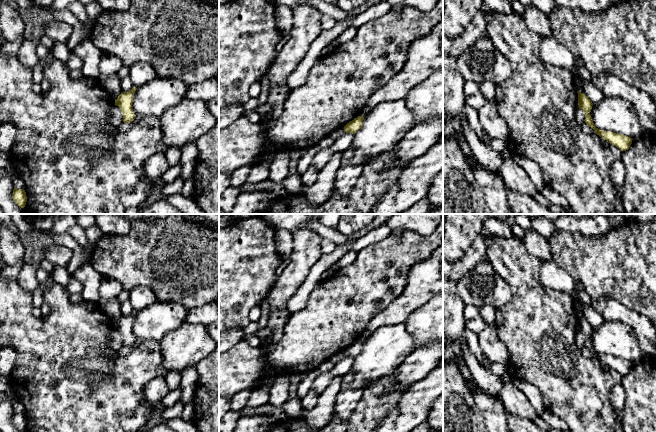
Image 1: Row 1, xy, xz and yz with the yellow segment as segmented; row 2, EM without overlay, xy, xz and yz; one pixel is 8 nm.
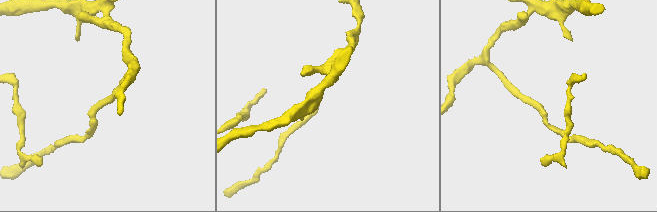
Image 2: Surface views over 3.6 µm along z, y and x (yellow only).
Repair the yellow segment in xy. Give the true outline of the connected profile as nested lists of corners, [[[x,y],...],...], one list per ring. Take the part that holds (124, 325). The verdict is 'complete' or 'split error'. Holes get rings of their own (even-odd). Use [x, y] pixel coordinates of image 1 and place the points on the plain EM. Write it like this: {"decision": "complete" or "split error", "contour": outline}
{"decision": "complete", "contour": [[[133,311],[128,316],[122,316],[115,324],[115,329],[118,330],[122,336],[124,347],[130,347],[135,343],[135,338],[133,337],[132,332],[132,326],[133,319],[136,314],[137,312]]]}

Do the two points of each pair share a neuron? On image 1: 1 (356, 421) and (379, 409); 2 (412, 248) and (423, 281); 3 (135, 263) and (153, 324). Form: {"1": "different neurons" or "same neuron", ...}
{"1": "same neuron", "2": "different neurons", "3": "different neurons"}

